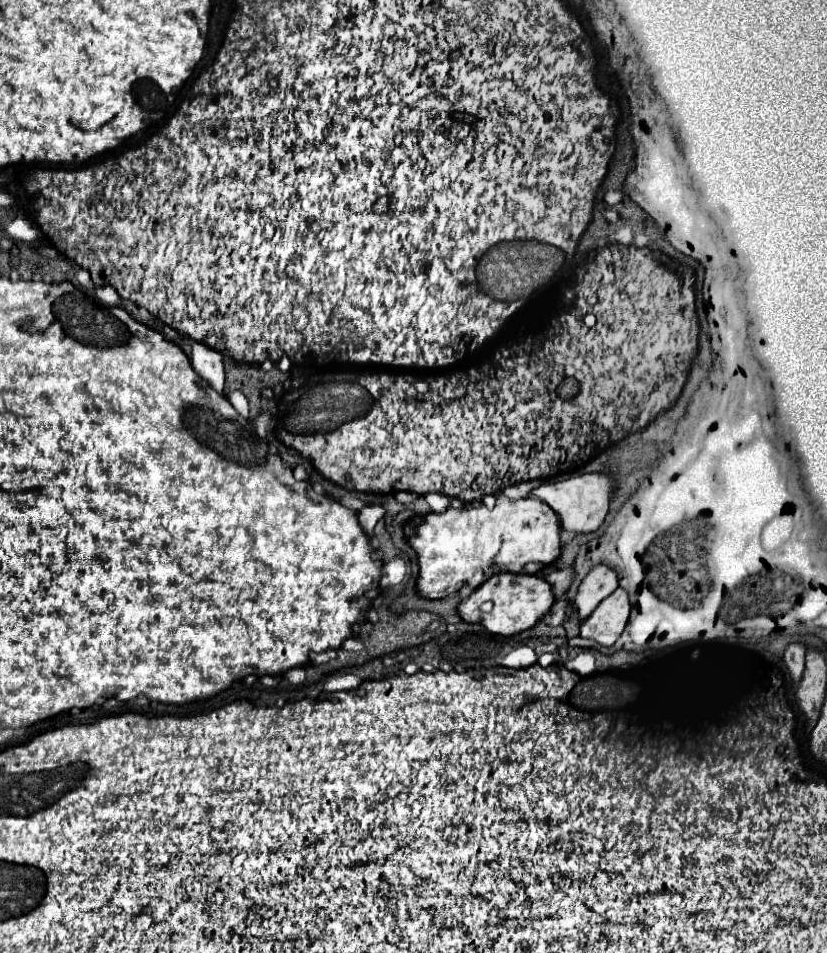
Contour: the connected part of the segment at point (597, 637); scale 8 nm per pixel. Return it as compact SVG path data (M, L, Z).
M618 587L612 595L602 599L592 615L582 621L580 637L594 639L602 647L612 647L620 633L626 627L630 615L630 601L622 587Z

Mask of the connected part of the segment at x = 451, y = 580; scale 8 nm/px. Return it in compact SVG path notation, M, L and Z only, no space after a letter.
M496 495L494 507L446 509L444 513L422 515L408 543L416 551L420 575L416 591L424 599L442 599L460 591L464 585L476 589L498 571L510 573L540 573L560 555L558 517L550 507L536 507L536 501L526 497L510 501Z

